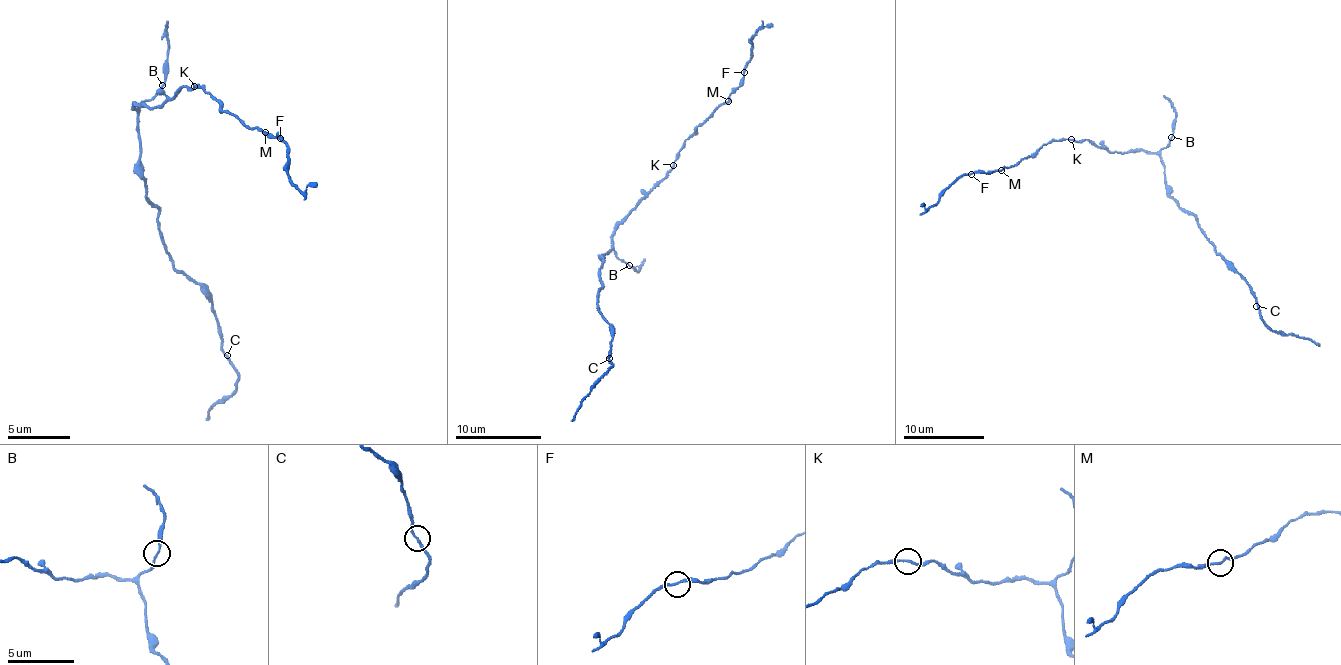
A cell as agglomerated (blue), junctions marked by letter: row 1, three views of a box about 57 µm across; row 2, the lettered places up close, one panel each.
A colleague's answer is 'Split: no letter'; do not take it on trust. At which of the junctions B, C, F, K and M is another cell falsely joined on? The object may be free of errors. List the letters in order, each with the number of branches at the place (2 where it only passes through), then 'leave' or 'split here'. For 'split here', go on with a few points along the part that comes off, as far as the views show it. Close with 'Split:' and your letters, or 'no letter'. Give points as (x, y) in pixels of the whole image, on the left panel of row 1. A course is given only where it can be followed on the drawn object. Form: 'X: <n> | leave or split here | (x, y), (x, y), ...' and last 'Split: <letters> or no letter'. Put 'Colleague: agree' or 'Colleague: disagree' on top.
Colleague: agree
B: 2 | leave
C: 2 | leave
F: 2 | leave
K: 2 | leave
M: 2 | leave
Split: no letter

